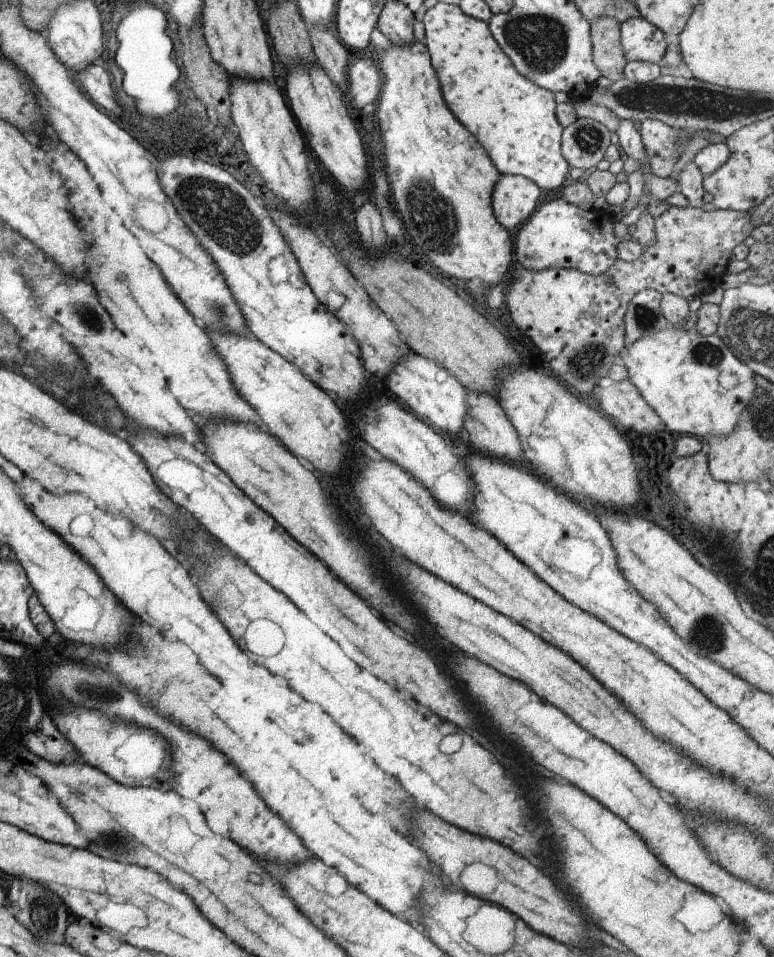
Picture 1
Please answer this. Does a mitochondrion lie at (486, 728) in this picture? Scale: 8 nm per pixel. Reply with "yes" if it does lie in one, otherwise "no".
no

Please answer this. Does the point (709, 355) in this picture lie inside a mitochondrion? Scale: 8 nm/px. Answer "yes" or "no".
yes

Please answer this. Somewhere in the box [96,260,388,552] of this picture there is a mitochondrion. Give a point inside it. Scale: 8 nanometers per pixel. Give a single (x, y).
(216, 308)

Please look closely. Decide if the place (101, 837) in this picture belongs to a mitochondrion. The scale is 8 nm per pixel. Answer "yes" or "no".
yes

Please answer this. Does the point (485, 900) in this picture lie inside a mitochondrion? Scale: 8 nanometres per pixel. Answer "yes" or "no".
no

